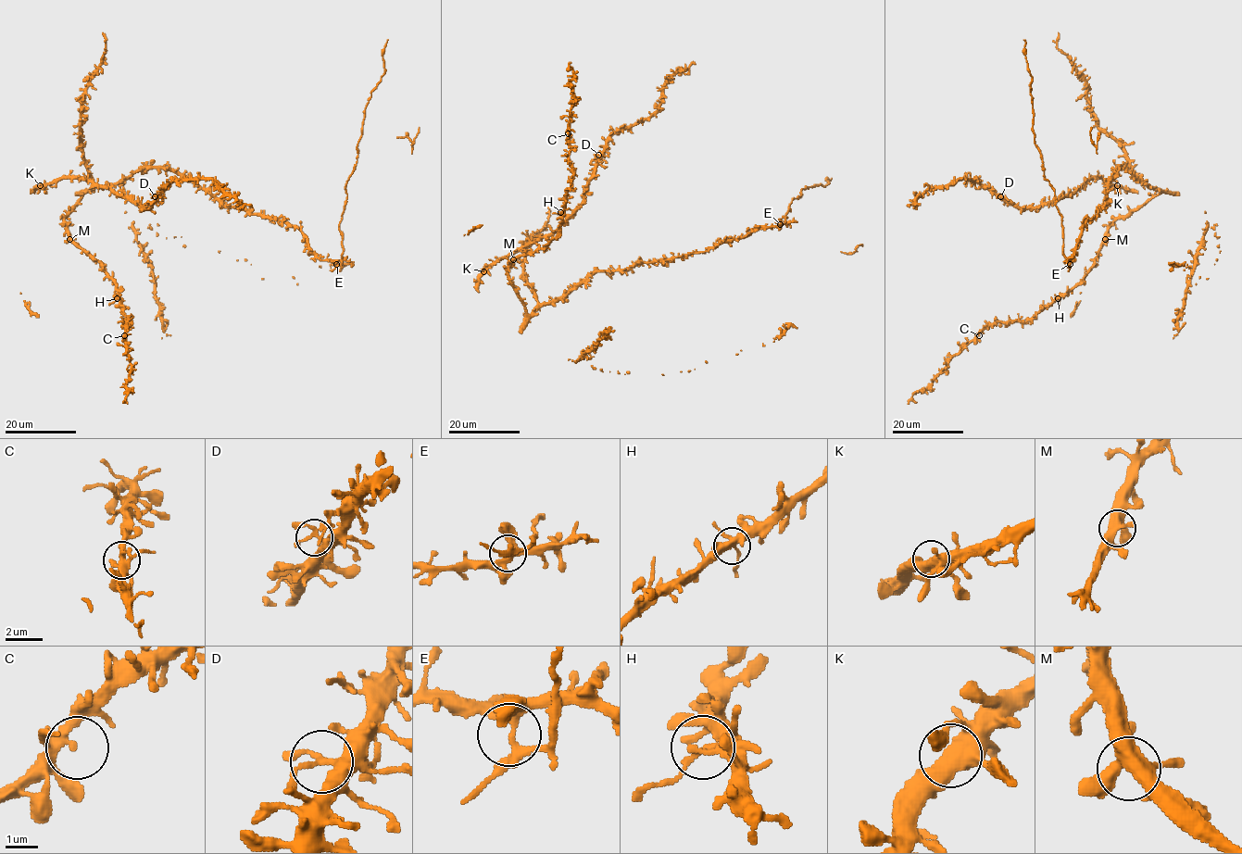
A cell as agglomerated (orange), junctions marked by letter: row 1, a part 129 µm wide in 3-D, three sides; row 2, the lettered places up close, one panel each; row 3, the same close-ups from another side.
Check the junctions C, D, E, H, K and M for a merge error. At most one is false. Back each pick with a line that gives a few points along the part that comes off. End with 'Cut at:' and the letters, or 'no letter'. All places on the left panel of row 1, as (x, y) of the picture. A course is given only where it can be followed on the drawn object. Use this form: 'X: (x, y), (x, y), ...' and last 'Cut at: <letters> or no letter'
E: (336, 264), (345, 183), (371, 91), (384, 72), (388, 40)
Cut at: E

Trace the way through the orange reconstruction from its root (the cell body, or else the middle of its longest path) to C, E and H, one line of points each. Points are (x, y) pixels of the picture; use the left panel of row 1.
C: (144, 168), (116, 183), (91, 187), (65, 218), (68, 236), (114, 282), (129, 321), (125, 322), (124, 335)
E: (144, 168), (173, 169), (193, 179), (224, 206), (241, 207), (294, 225), (318, 257), (332, 259), (336, 264)
H: (144, 168), (140, 168), (116, 183), (91, 187), (65, 218), (68, 236), (100, 263), (114, 282), (117, 298)

